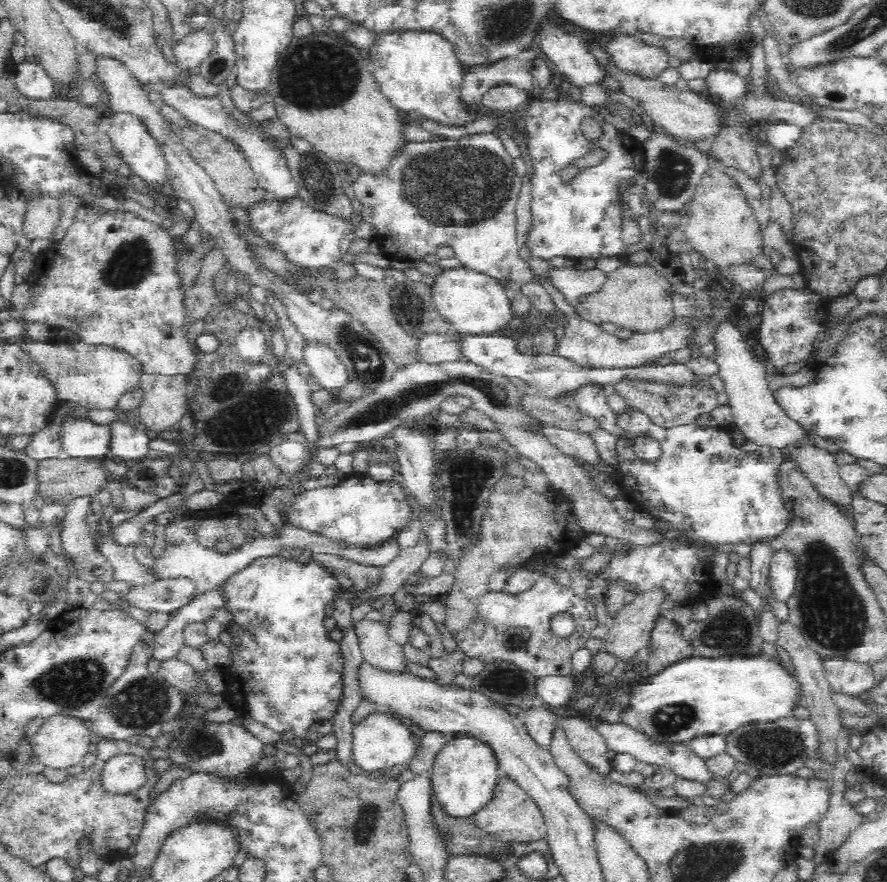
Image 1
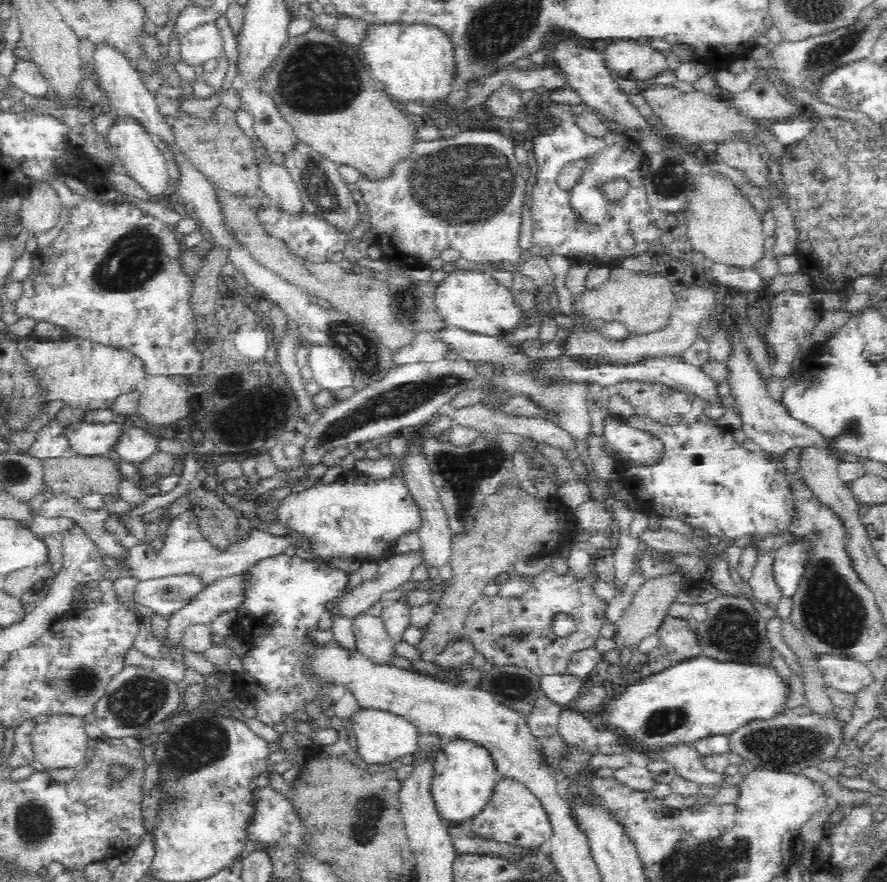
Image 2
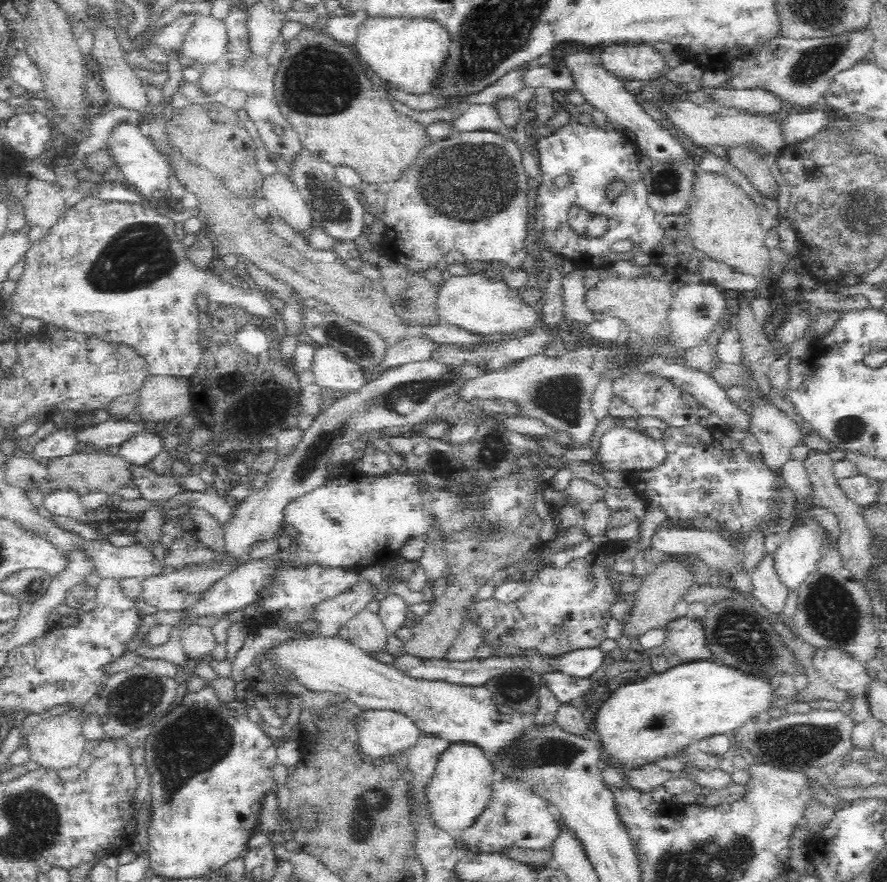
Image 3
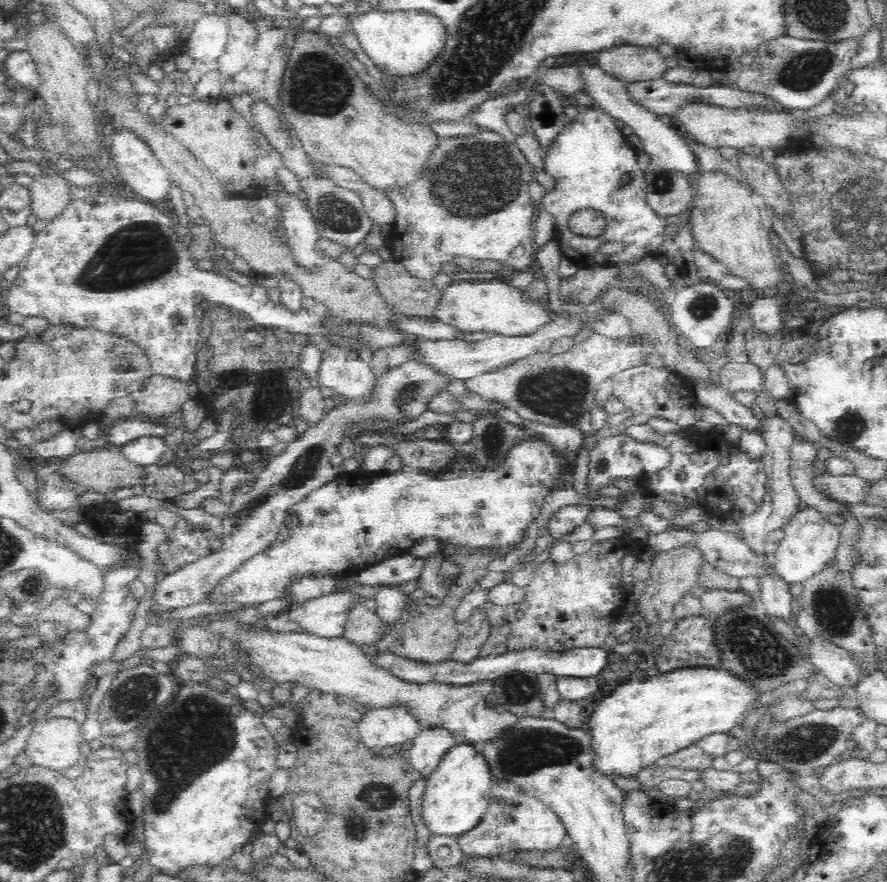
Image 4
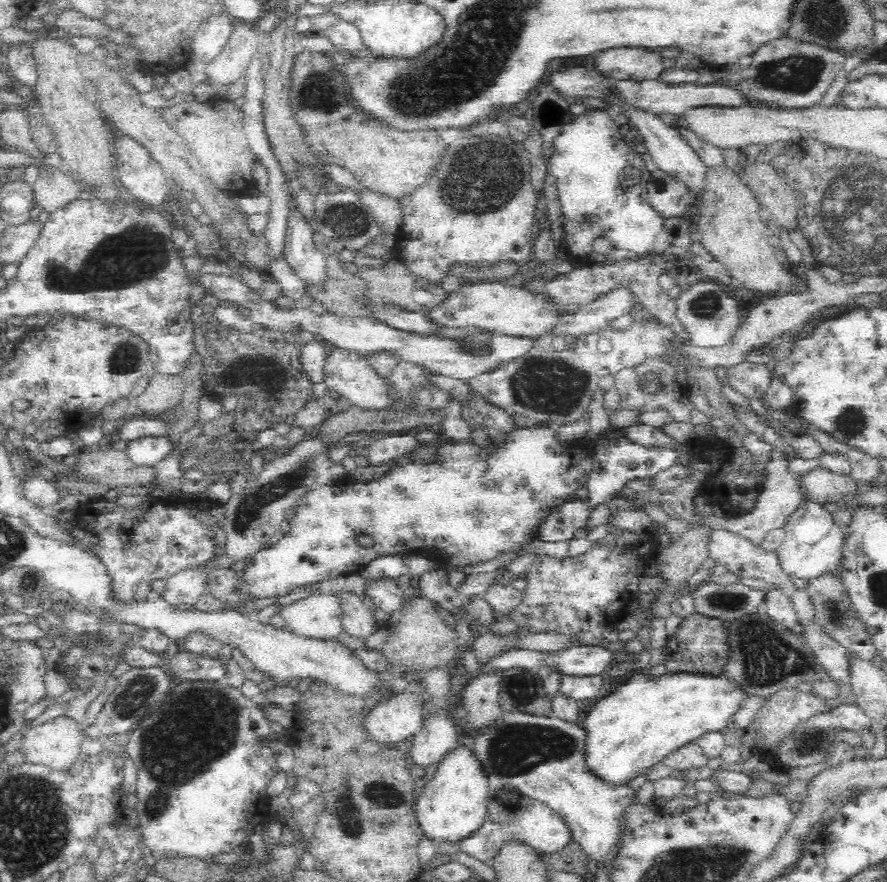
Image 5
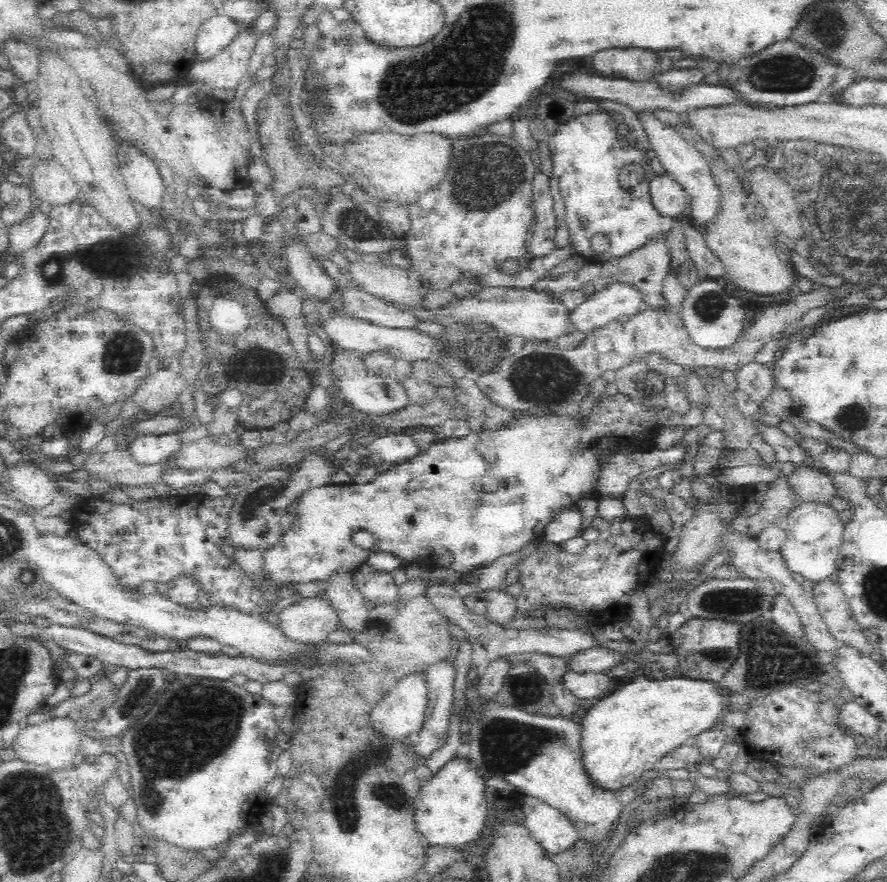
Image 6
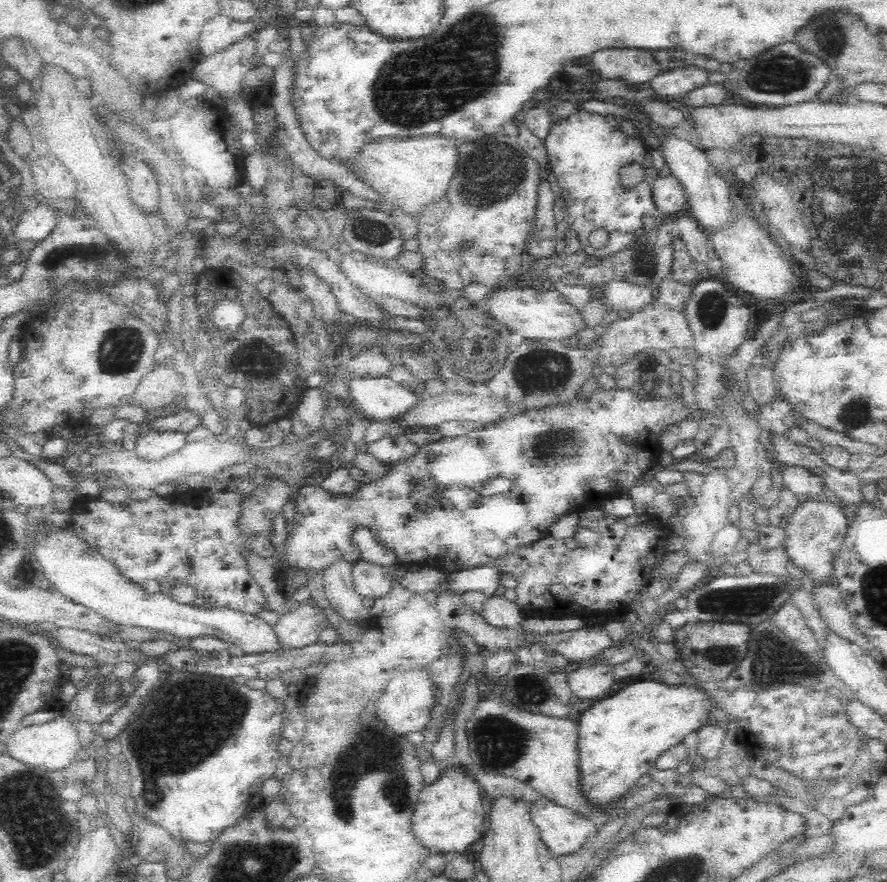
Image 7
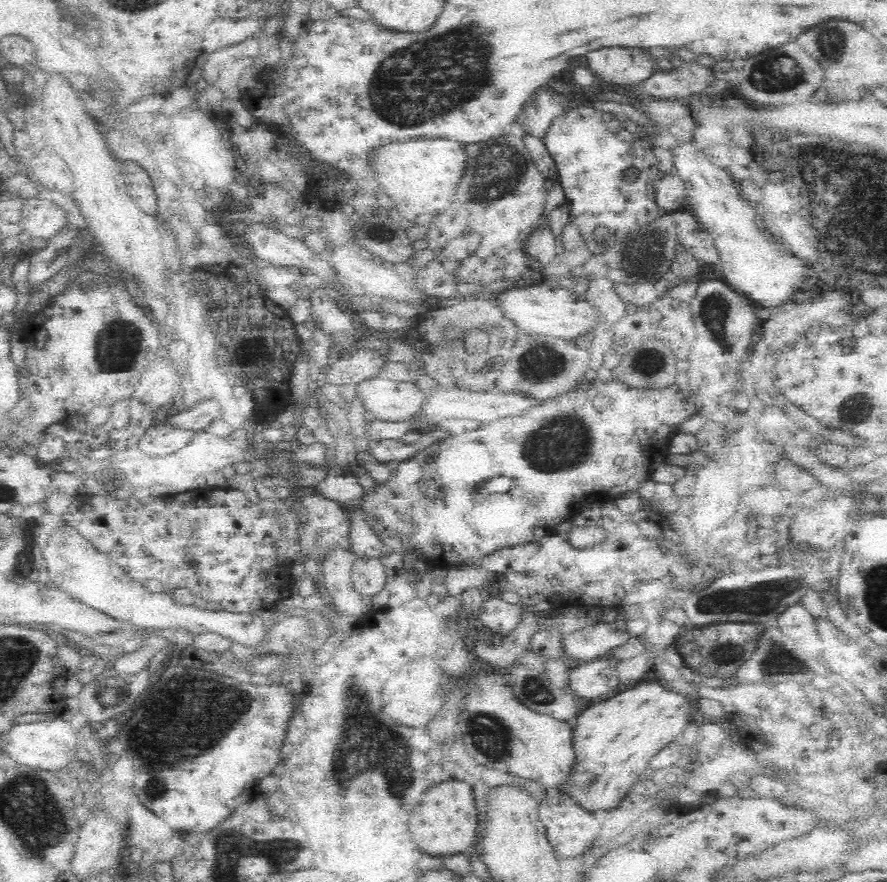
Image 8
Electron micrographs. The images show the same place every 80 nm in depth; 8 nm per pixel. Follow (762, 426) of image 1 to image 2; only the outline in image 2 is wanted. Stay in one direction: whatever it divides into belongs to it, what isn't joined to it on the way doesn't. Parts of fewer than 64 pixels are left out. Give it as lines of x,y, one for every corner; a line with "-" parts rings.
736,328
728,331
732,333
732,341
734,341
734,350
732,350
734,356
726,362
731,373
728,384
732,390
732,396
736,400
736,411
740,411
740,415
742,415
742,430
746,438
754,440
760,450
767,454
769,460
782,461
784,460
784,454
795,446
802,448
827,447
831,444
818,431
792,417
785,406
770,397
768,391
766,391
767,386
760,379
755,364
750,362
746,349
739,343
739,332

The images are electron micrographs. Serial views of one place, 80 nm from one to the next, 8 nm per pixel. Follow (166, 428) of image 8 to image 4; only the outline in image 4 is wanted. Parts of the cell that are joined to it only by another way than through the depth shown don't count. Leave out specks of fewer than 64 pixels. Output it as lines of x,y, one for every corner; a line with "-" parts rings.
140,436
119,448
127,460
139,467
158,464
166,452
166,441
159,436

